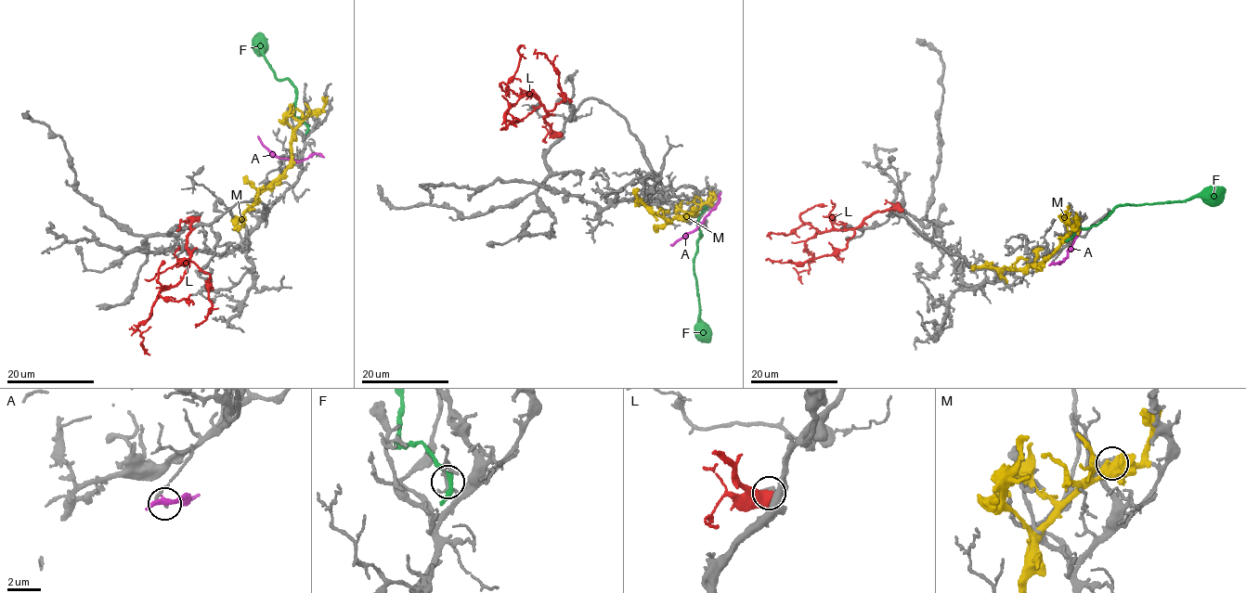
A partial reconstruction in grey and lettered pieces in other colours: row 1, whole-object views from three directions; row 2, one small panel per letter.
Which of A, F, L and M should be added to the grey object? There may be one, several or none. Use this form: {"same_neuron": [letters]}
{"same_neuron": []}

